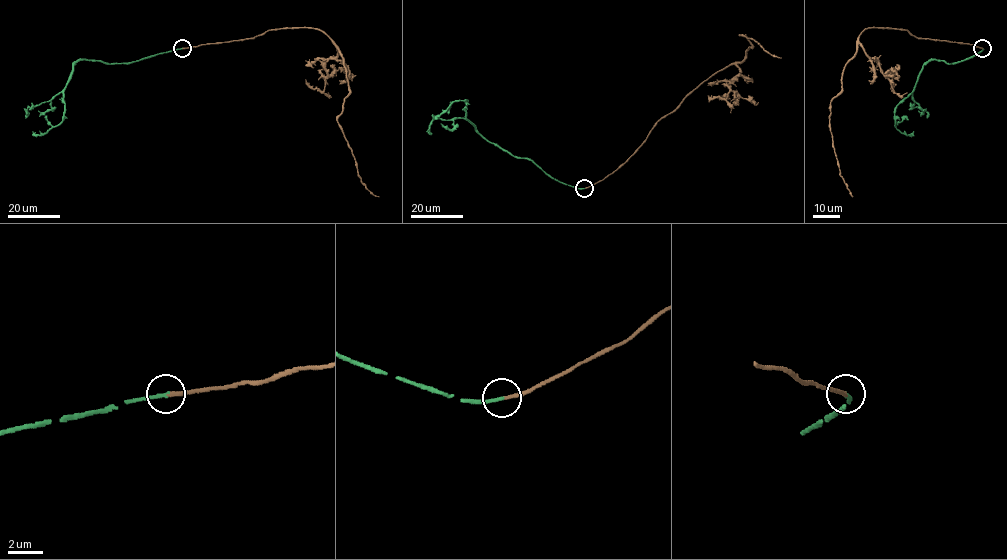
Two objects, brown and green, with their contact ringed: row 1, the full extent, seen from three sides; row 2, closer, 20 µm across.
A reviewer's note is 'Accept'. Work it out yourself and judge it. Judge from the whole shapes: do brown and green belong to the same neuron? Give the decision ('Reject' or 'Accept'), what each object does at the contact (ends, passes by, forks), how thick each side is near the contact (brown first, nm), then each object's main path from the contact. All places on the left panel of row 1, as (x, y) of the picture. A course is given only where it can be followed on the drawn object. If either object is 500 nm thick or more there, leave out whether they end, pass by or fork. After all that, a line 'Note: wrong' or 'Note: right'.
Accept. At the ring brown ends. At the ring green ends. Thickness 190 nm (brown) against 200 nm. Course of brown: (181, 48), (254, 38), (281, 28), (321, 30), (346, 70), (349, 94), (337, 122), (357, 175), (378, 196). Course of green: (181, 48), (128, 63), (79, 60), (64, 90), (63, 119), (45, 133), (36, 135), (32, 131)
Note: right

